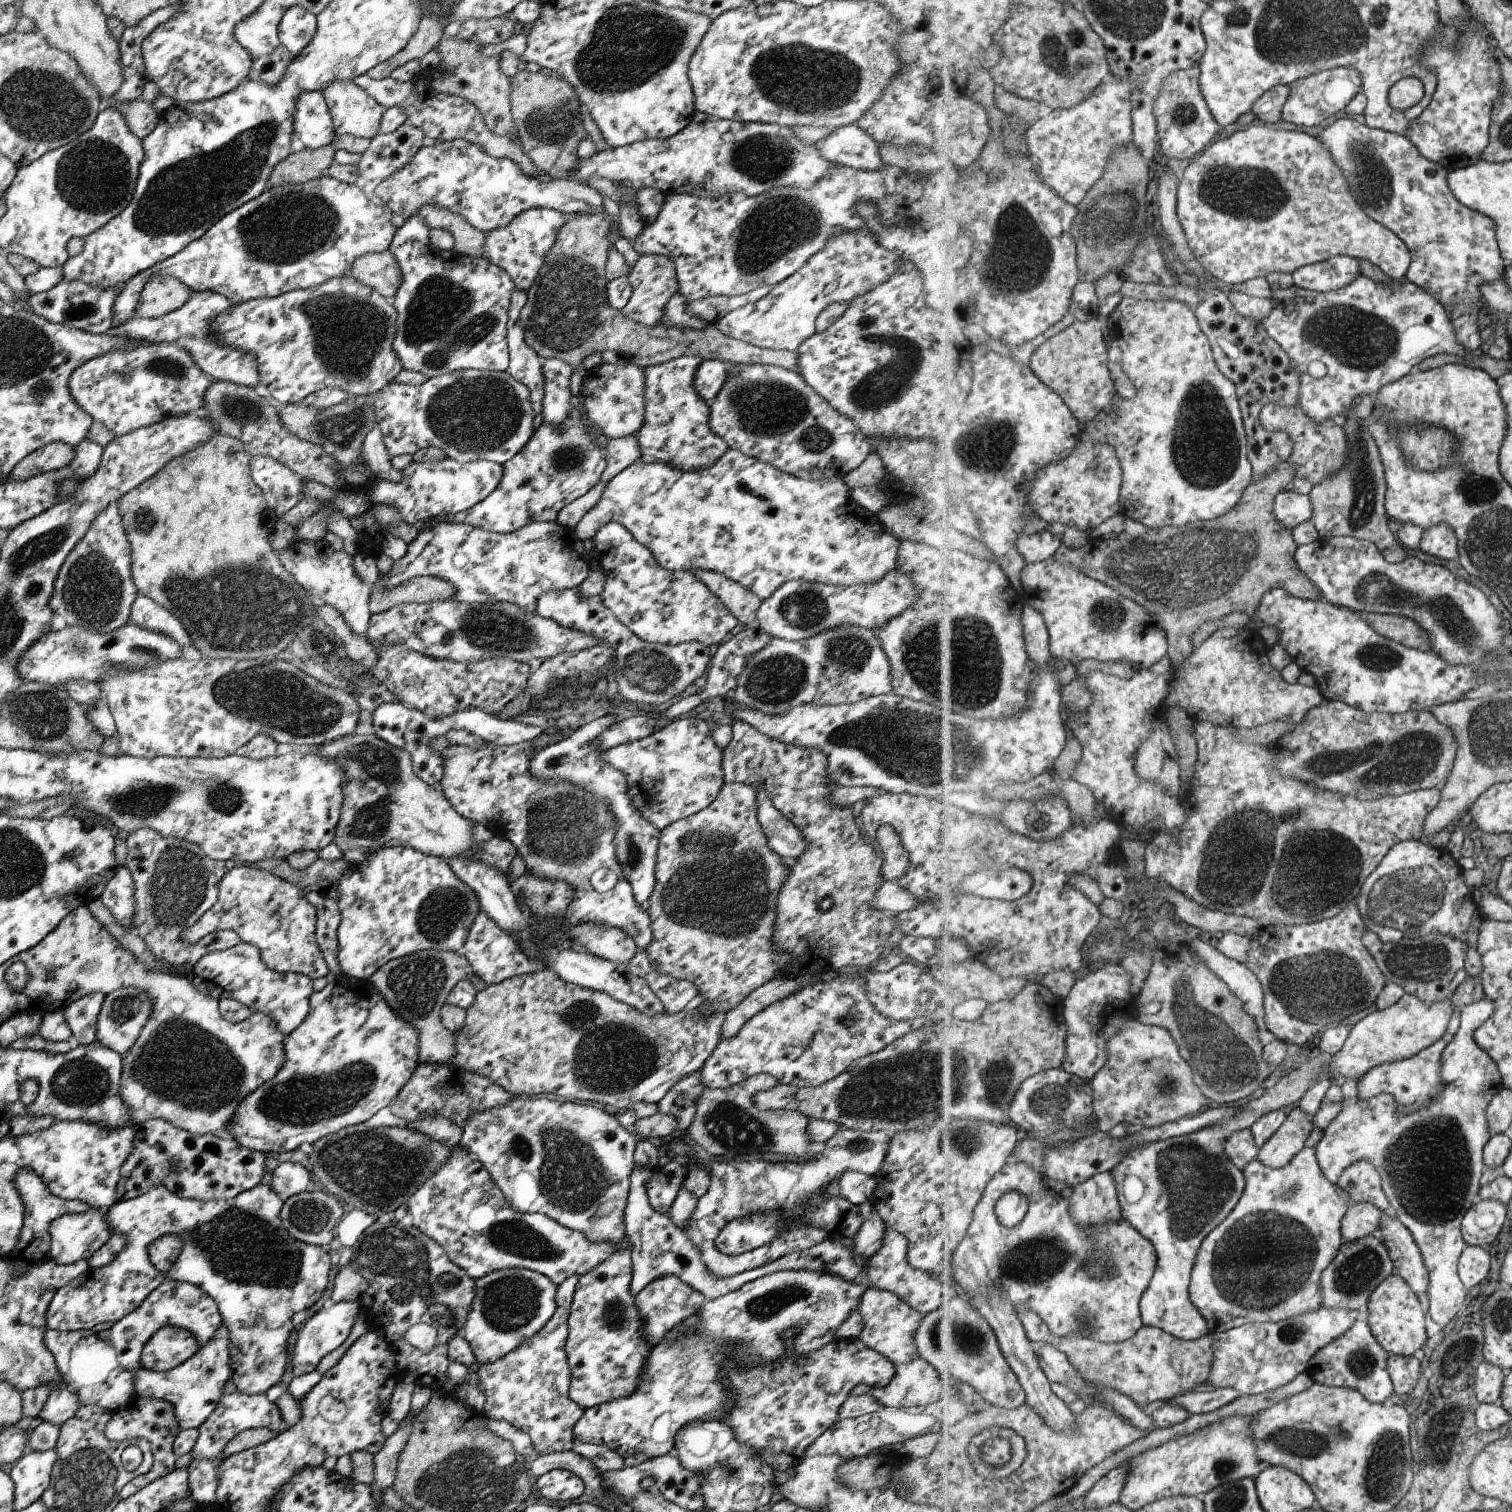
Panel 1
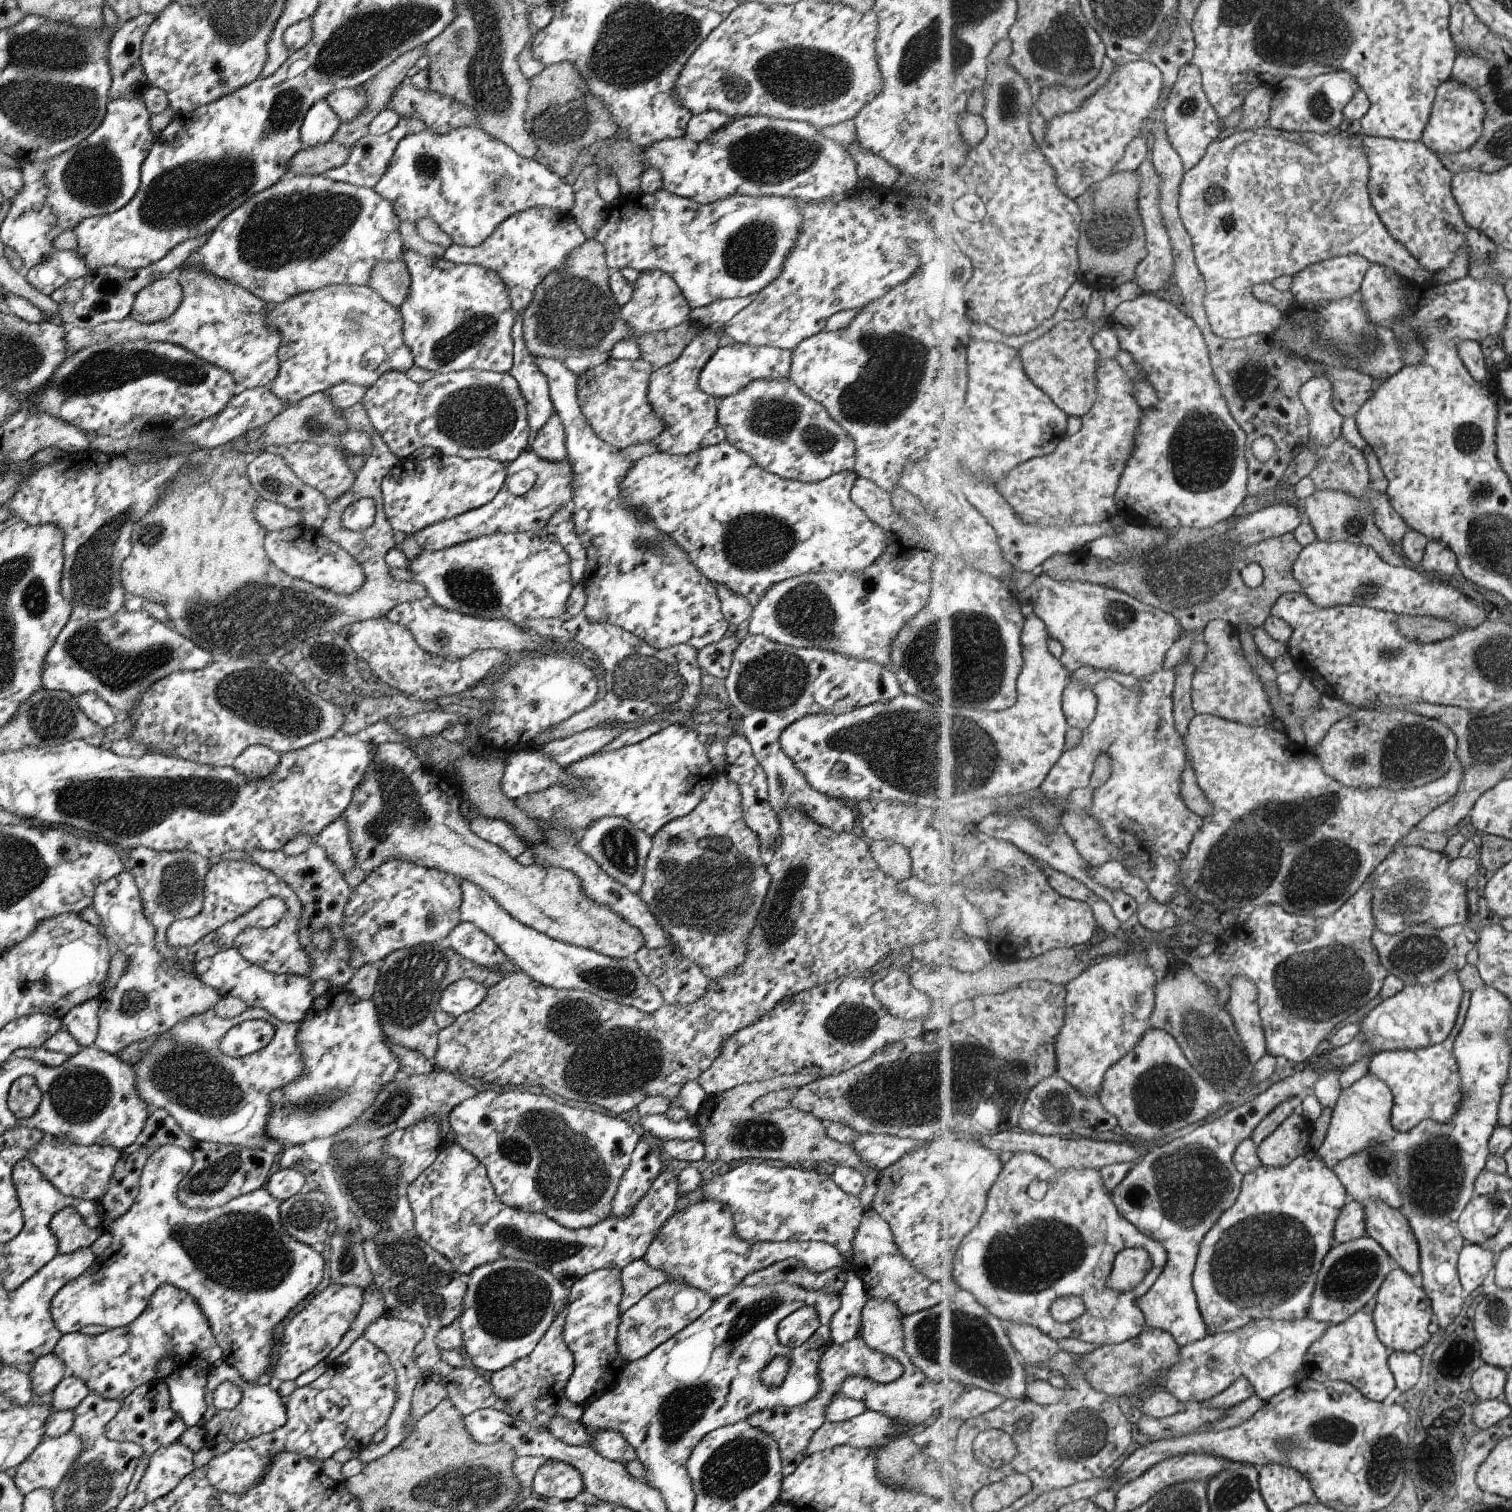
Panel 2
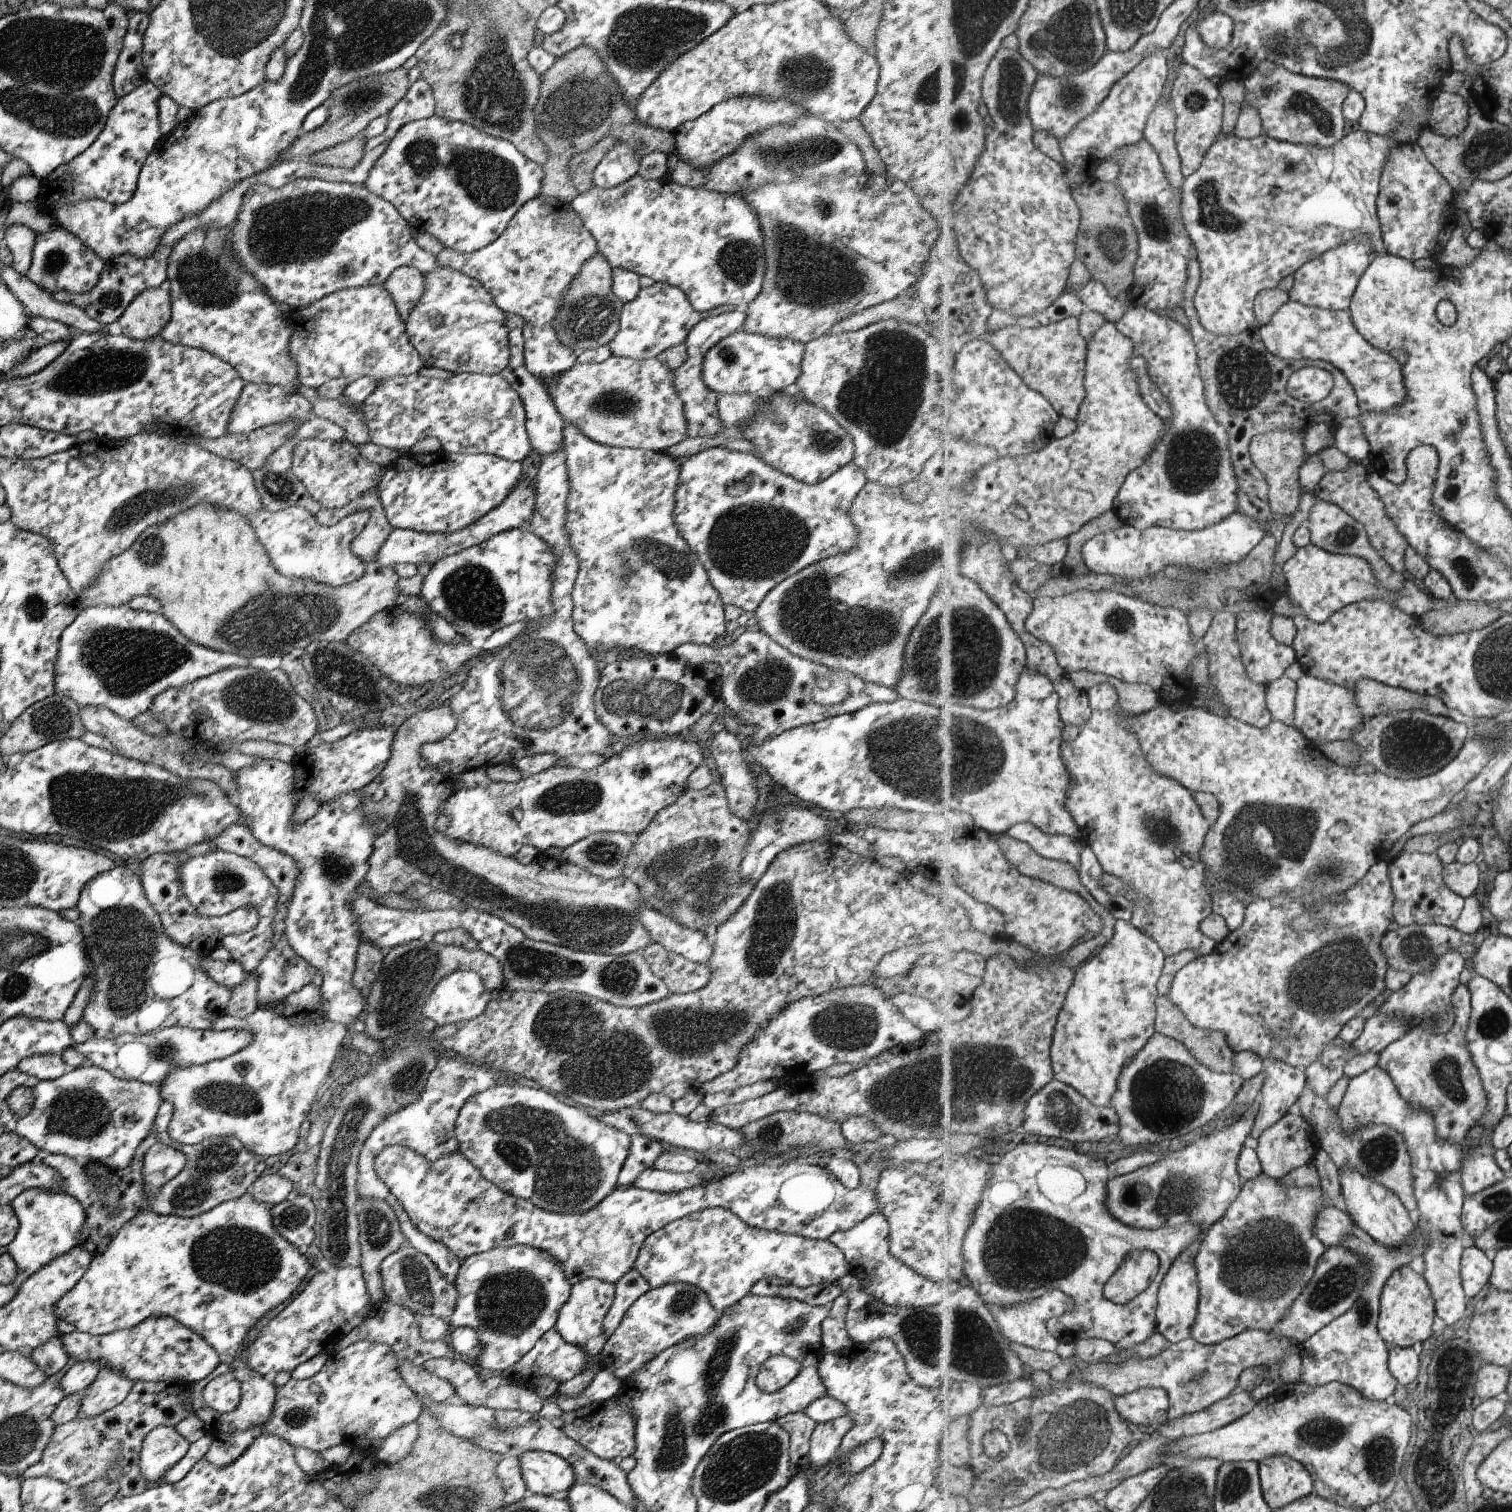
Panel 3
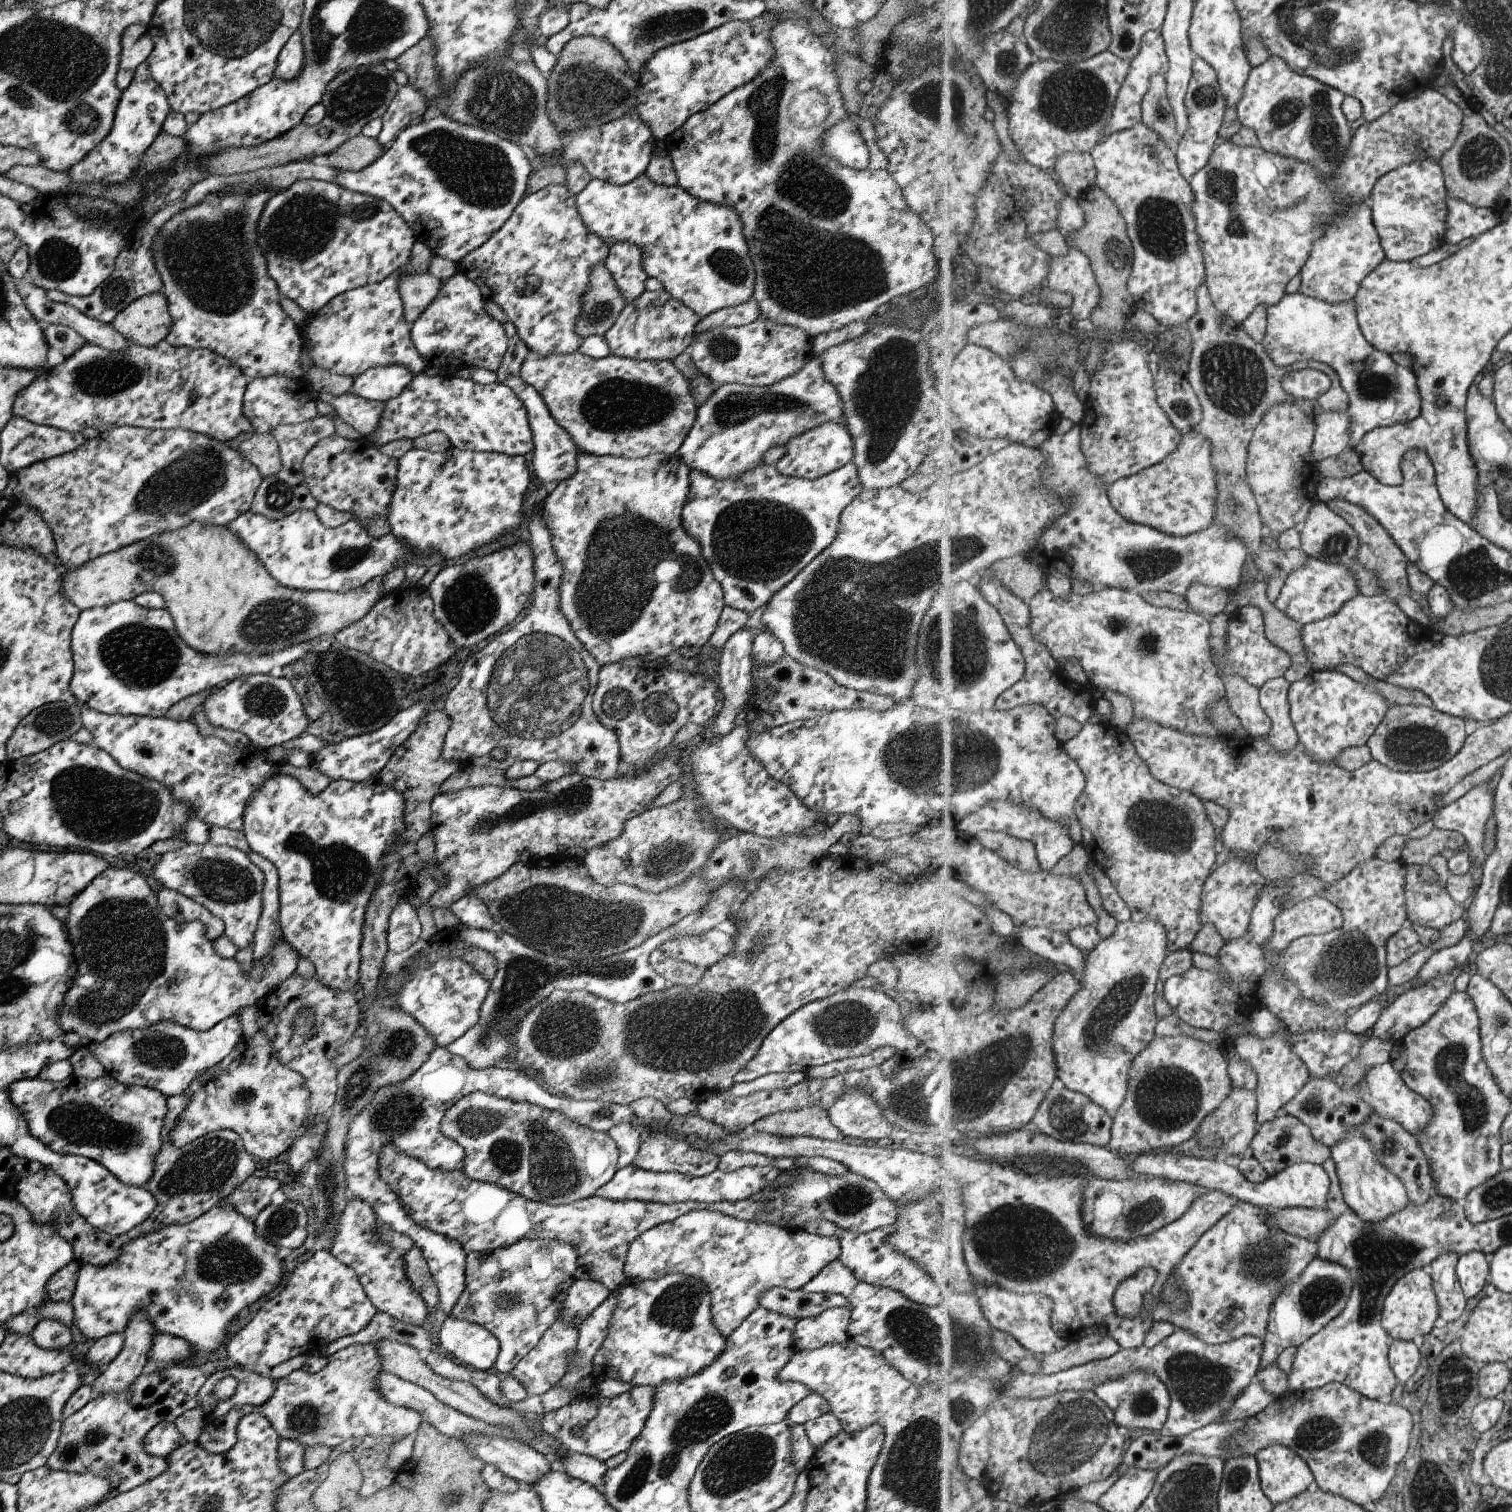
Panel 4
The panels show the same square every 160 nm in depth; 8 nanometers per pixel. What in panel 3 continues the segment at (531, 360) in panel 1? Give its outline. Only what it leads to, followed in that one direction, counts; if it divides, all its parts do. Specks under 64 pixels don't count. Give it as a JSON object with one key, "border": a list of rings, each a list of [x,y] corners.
{"border":[[[518,328],[508,331],[509,362],[505,369],[499,374],[512,386],[512,389],[519,395],[525,411],[525,430],[529,444],[532,449],[541,455],[549,454],[562,446],[562,430],[565,425],[561,415],[554,407],[550,394],[545,384],[535,378],[527,369],[524,368],[522,332]]]}

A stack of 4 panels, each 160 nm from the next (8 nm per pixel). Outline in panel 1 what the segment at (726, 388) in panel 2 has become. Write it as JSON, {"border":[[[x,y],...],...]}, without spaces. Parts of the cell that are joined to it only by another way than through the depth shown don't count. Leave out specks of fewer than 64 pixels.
{"border":[[[709,359],[701,361],[695,369],[693,377],[693,388],[705,402],[709,403],[719,392],[721,385],[731,373],[736,373],[739,366],[729,361]]]}

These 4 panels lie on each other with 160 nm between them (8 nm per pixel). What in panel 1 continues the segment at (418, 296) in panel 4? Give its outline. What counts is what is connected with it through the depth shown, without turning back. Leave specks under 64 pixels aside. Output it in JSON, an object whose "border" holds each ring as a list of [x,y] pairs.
{"border":[[[388,250],[365,253],[354,258],[348,275],[388,300],[394,296],[401,282],[399,267]]]}

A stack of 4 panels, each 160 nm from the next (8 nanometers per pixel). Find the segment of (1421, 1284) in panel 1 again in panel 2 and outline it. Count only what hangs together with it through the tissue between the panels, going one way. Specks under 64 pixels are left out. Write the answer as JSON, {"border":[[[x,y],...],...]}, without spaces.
{"border":[[[1378,1201],[1363,1202],[1368,1218],[1367,1236],[1377,1239],[1390,1256],[1417,1282],[1423,1282],[1420,1244],[1403,1210]]]}

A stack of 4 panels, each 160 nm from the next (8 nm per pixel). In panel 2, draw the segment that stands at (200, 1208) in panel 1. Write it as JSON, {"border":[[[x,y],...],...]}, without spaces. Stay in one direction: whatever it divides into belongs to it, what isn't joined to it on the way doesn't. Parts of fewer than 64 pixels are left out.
{"border":[[[163,1145],[156,1151],[151,1153],[151,1156],[147,1158],[143,1165],[139,1180],[138,1180],[138,1192],[133,1198],[131,1206],[122,1214],[119,1215],[105,1230],[111,1235],[110,1243],[100,1255],[94,1258],[91,1266],[88,1266],[79,1276],[66,1282],[57,1292],[55,1296],[50,1300],[49,1314],[55,1328],[61,1333],[74,1333],[82,1326],[89,1326],[89,1324],[99,1324],[99,1326],[105,1325],[105,1328],[114,1329],[115,1327],[127,1326],[134,1318],[137,1318],[138,1314],[145,1308],[153,1291],[163,1283],[173,1285],[175,1288],[185,1291],[189,1296],[194,1298],[194,1301],[201,1312],[204,1314],[207,1322],[209,1323],[211,1332],[213,1333],[215,1342],[220,1346],[222,1350],[221,1361],[232,1366],[239,1374],[240,1377],[248,1383],[256,1384],[257,1378],[267,1370],[269,1366],[269,1358],[271,1358],[271,1350],[275,1350],[273,1345],[273,1328],[289,1314],[289,1310],[293,1310],[303,1298],[309,1298],[313,1293],[313,1290],[317,1288],[317,1284],[321,1282],[321,1276],[323,1276],[323,1258],[318,1252],[305,1243],[300,1243],[294,1238],[291,1238],[287,1231],[283,1228],[281,1221],[278,1217],[278,1206],[280,1205],[269,1193],[268,1190],[263,1187],[259,1187],[254,1191],[247,1194],[235,1197],[228,1200],[225,1204],[216,1207],[209,1207],[208,1209],[193,1209],[187,1205],[181,1204],[176,1198],[176,1184],[184,1174],[191,1167],[191,1155],[183,1150],[181,1147],[175,1145]]]}

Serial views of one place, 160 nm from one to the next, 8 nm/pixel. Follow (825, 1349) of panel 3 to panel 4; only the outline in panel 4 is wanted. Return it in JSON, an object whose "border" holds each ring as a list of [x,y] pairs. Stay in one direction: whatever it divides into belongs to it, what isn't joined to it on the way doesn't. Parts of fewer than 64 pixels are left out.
{"border":[[[831,1307],[814,1317],[799,1319],[791,1338],[797,1350],[840,1343],[848,1339],[846,1330],[850,1320],[851,1314],[847,1307]]]}

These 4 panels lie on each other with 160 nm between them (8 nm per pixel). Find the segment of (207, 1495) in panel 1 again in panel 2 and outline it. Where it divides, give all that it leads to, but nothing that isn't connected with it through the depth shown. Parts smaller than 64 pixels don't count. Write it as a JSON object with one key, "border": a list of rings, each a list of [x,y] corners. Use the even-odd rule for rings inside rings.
{"border":[[[225,1362],[219,1364],[209,1371],[205,1385],[206,1409],[200,1418],[199,1425],[206,1431],[207,1438],[213,1438],[215,1442],[221,1441],[246,1441],[250,1438],[274,1431],[276,1428],[283,1426],[286,1421],[286,1412],[284,1409],[283,1398],[277,1395],[277,1391],[271,1390],[268,1385],[257,1385],[245,1382],[240,1374]],[[223,1381],[229,1381],[240,1391],[239,1402],[230,1411],[216,1409],[210,1402],[211,1392]]]}

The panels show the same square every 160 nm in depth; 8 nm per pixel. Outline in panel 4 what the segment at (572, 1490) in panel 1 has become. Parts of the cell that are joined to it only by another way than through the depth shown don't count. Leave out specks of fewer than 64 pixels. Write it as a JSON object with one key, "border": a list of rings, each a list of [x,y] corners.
{"border":[[[478,1435],[457,1438],[466,1444],[474,1457],[487,1465],[495,1465],[505,1476],[516,1480],[523,1487],[533,1485],[538,1477],[551,1471],[551,1460],[525,1443]]]}

